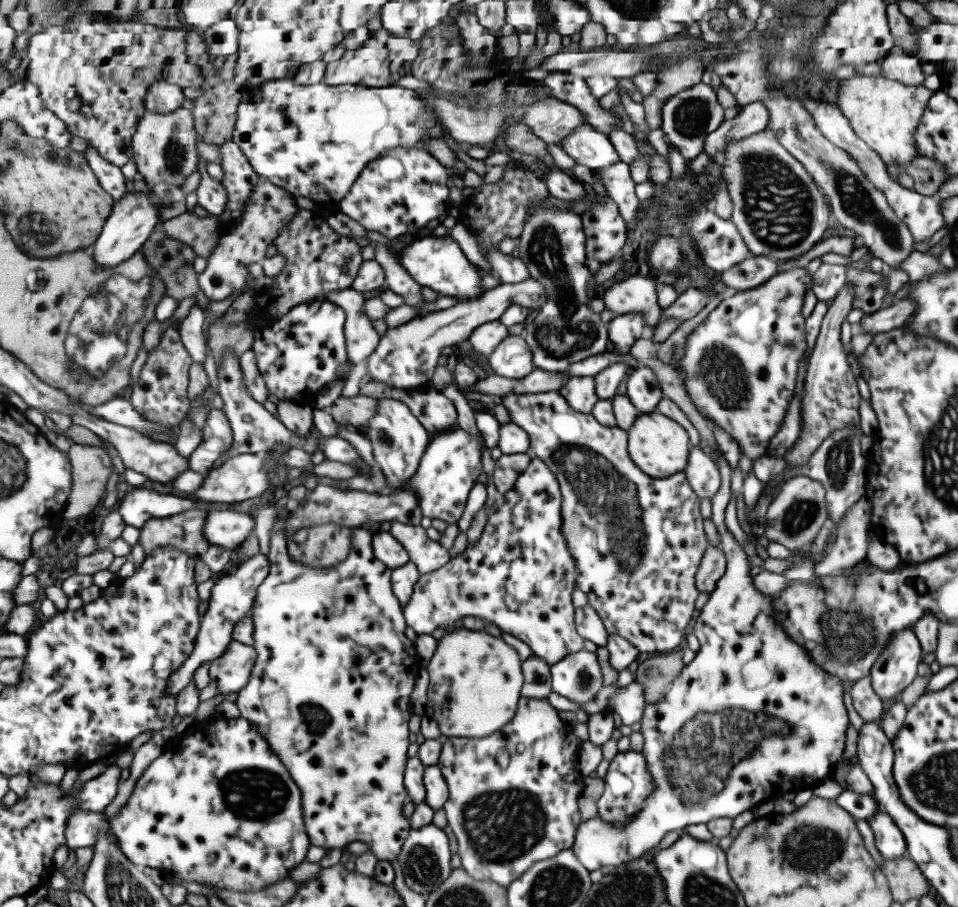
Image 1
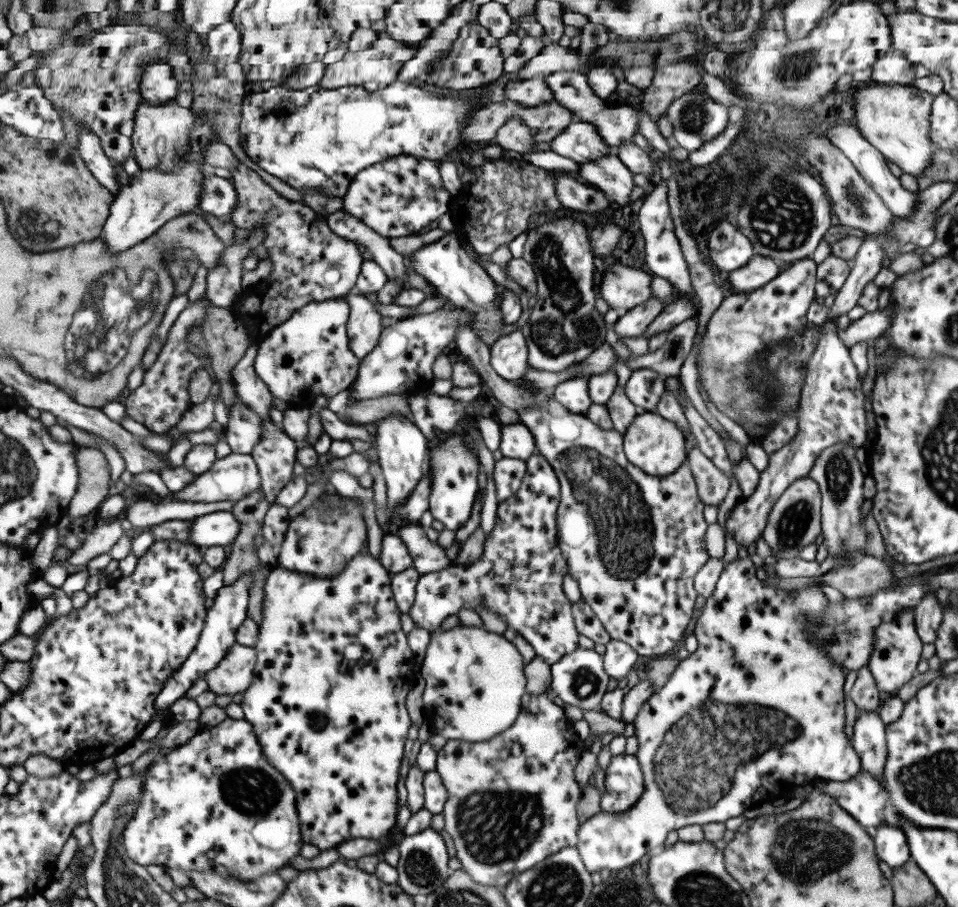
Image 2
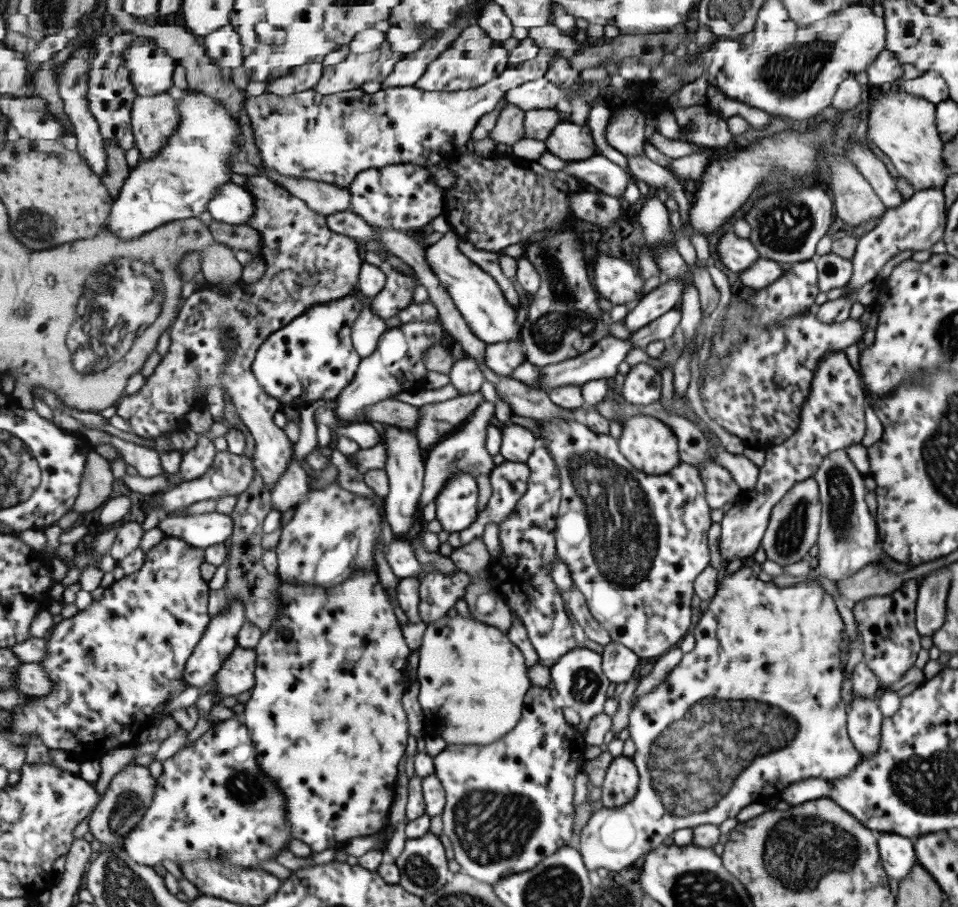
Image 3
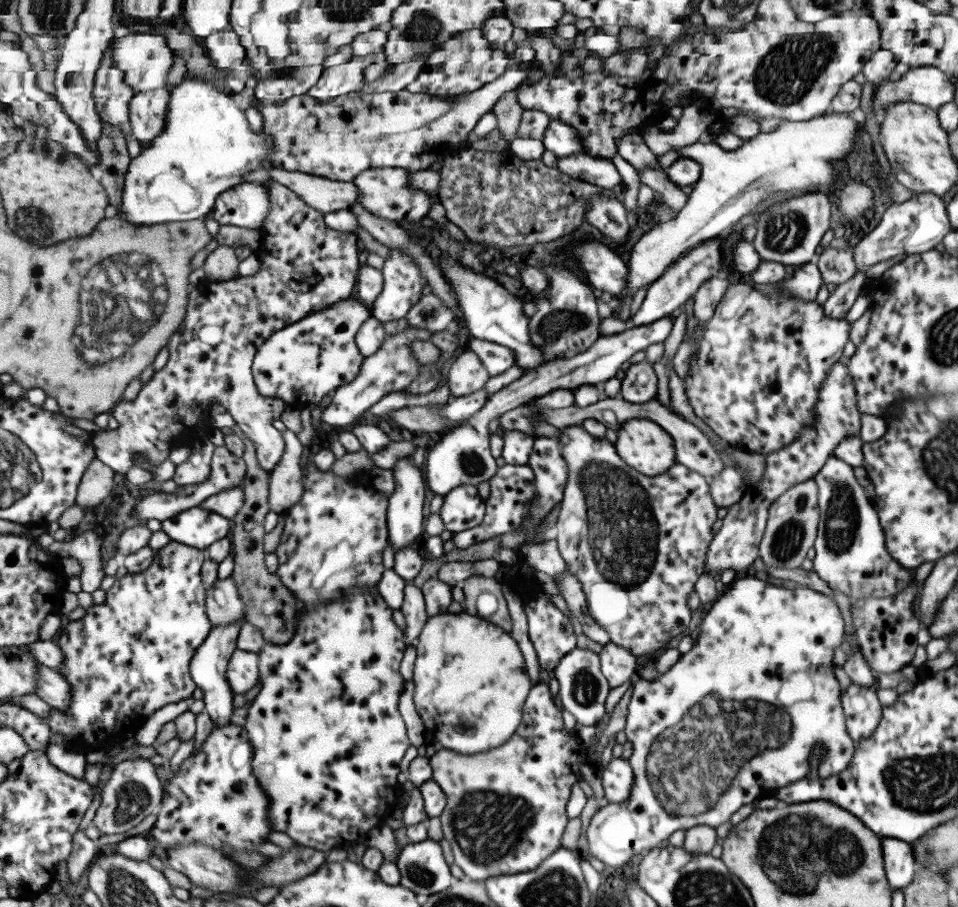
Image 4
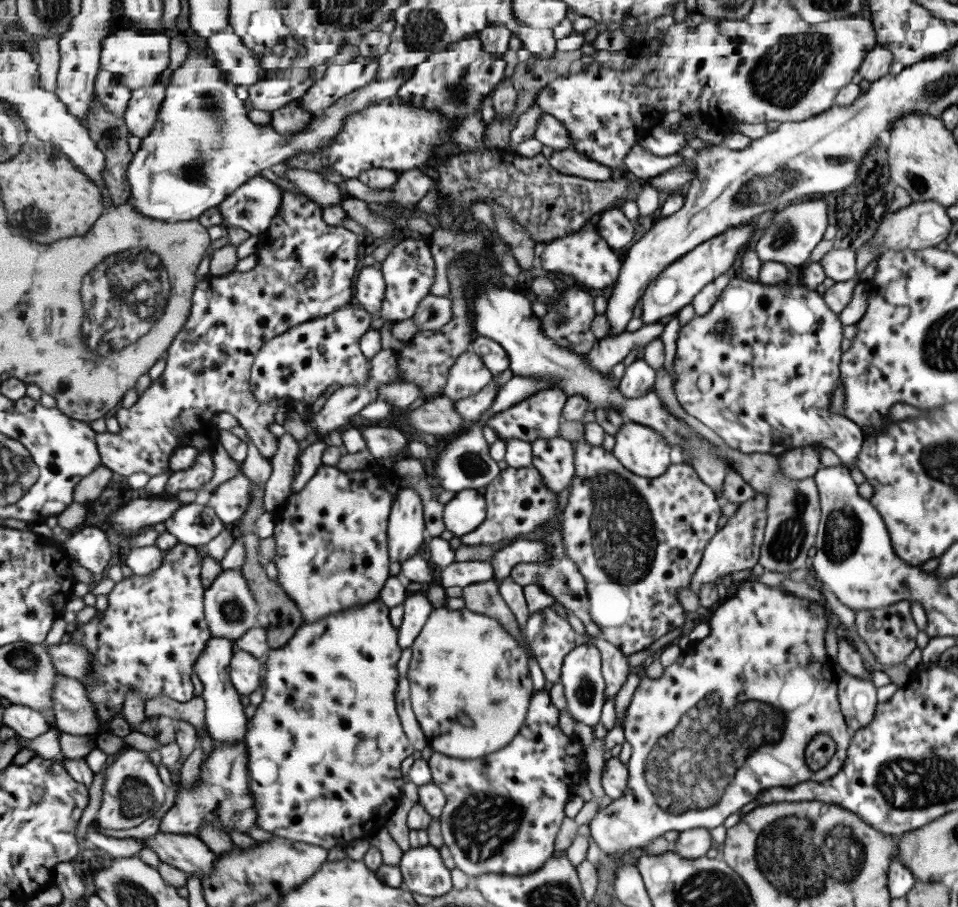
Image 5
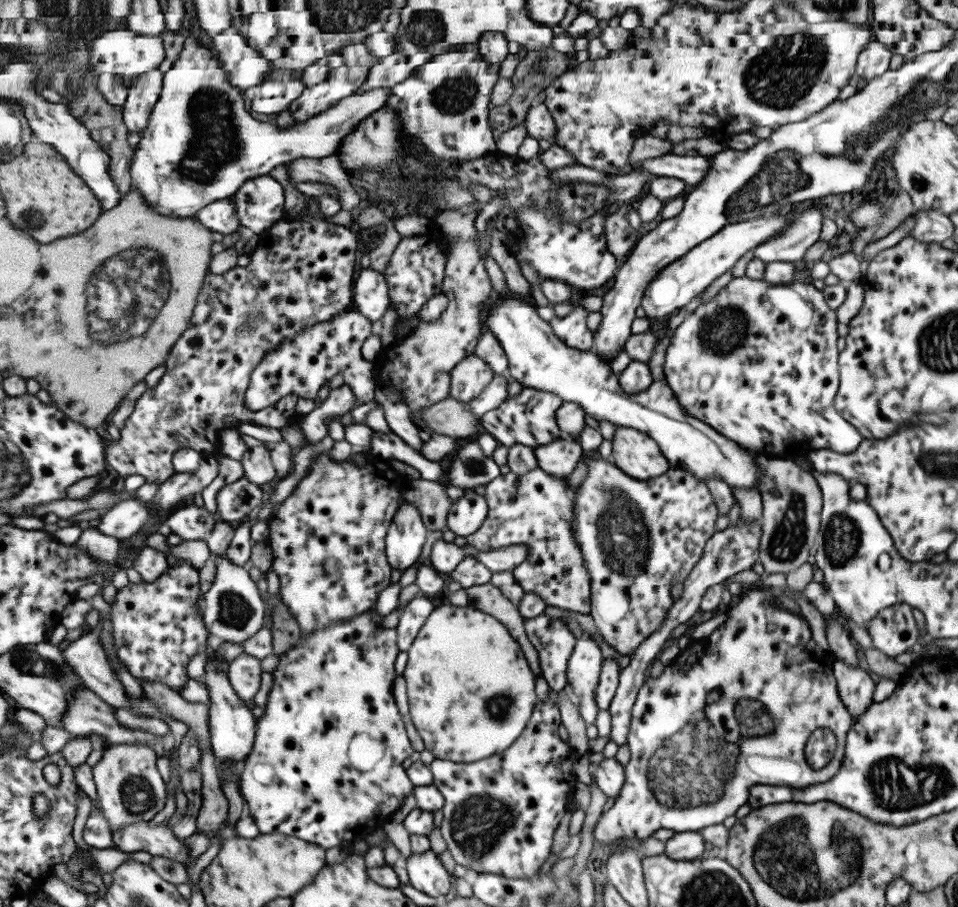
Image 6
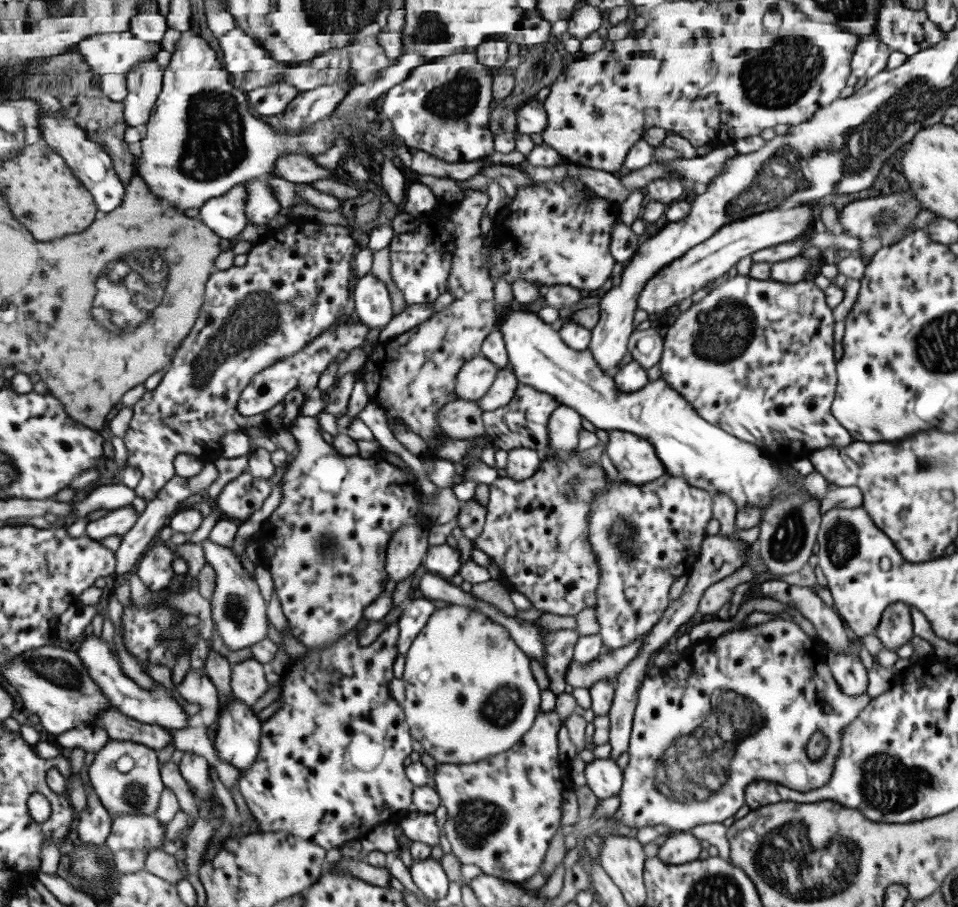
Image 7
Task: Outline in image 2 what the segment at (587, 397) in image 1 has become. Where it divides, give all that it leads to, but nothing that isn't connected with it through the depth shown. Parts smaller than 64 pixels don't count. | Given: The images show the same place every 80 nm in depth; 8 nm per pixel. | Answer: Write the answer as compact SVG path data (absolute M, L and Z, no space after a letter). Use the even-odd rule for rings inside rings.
M571 377L557 384L553 396L575 414L587 412L592 403L588 395L588 378L585 377Z

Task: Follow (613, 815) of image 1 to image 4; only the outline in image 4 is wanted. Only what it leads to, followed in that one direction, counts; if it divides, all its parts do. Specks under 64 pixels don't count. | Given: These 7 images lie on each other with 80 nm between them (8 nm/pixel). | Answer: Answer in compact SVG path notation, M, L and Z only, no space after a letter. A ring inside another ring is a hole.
M611 758L605 768L599 769L602 774L602 789L609 803L619 803L630 793L634 778L631 765L627 759Z

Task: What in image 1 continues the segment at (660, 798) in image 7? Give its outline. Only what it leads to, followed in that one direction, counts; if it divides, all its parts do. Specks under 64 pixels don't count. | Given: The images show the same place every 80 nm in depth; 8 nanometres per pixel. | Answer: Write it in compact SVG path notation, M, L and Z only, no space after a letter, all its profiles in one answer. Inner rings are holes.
M716 448L711 460L715 462L715 466L719 472L720 486L710 499L710 522L715 525L715 530L720 542L719 547L726 558L726 567L723 575L717 580L715 589L708 594L708 599L700 608L699 615L695 618L695 622L693 622L692 633L699 642L699 647L697 651L695 651L695 656L689 663L684 664L684 667L680 670L679 676L666 689L663 698L660 698L659 702L645 705L641 721L639 721L639 732L642 734L644 740L640 752L647 761L648 773L651 775L654 784L652 793L647 797L647 800L643 801L641 810L627 824L611 824L610 822L605 822L598 816L587 819L586 821L581 821L578 824L577 834L575 834L574 842L569 849L574 851L574 854L578 857L578 861L582 863L589 872L591 870L597 870L601 868L601 866L607 866L609 868L619 864L623 866L624 862L630 861L632 858L637 859L645 851L652 849L667 832L671 832L671 830L680 832L685 825L706 824L707 821L721 817L732 819L743 811L750 813L754 806L757 806L760 802L773 802L779 799L782 794L787 794L787 792L793 792L793 794L795 794L799 792L799 790L812 791L821 780L836 780L836 783L841 786L841 781L844 781L846 772L855 764L855 757L853 757L849 766L847 766L844 771L839 771L841 772L839 773L839 777L835 777L840 767L839 760L841 760L841 754L843 754L845 729L848 724L847 711L845 710L845 704L842 699L843 686L841 686L841 681L836 676L821 670L808 658L806 652L796 642L789 640L785 636L785 633L778 623L778 618L775 618L774 606L772 606L774 598L772 596L760 594L753 587L753 578L750 577L749 567L747 566L747 556L743 552L743 549L737 545L735 539L733 539L733 535L731 535L731 532L725 527L725 522L723 522L723 513L725 512L725 507L731 495L729 489L731 470L719 448Z

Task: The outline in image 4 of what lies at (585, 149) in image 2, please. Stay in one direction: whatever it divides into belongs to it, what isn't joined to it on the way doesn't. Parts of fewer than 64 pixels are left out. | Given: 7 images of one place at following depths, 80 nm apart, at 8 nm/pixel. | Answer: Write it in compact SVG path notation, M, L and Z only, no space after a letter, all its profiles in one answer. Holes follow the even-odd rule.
M550 120L548 122L541 137L541 142L545 150L553 152L559 158L583 151L577 131L560 120Z

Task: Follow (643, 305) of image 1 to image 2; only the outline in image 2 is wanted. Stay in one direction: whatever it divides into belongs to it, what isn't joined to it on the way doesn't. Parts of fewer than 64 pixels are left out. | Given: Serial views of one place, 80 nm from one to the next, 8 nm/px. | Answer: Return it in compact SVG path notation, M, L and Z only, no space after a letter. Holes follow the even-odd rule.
M625 265L605 268L600 284L601 298L620 314L643 304L650 297L652 274Z

